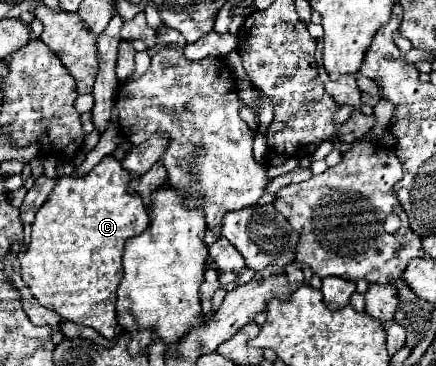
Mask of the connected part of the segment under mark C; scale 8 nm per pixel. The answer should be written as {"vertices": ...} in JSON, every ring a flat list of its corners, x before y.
{"vertices":[[105,156,91,172,85,176,61,176,47,202,37,210,35,222,31,224,31,242,21,250,21,276,23,282,31,288,33,296,41,306,55,310,63,320,75,324,91,326,101,336,113,340,117,334,117,312,115,312,115,290,123,278,123,244,127,238,139,236,143,228,149,226,147,210,141,196,127,190,129,172,121,166,115,156]]}

